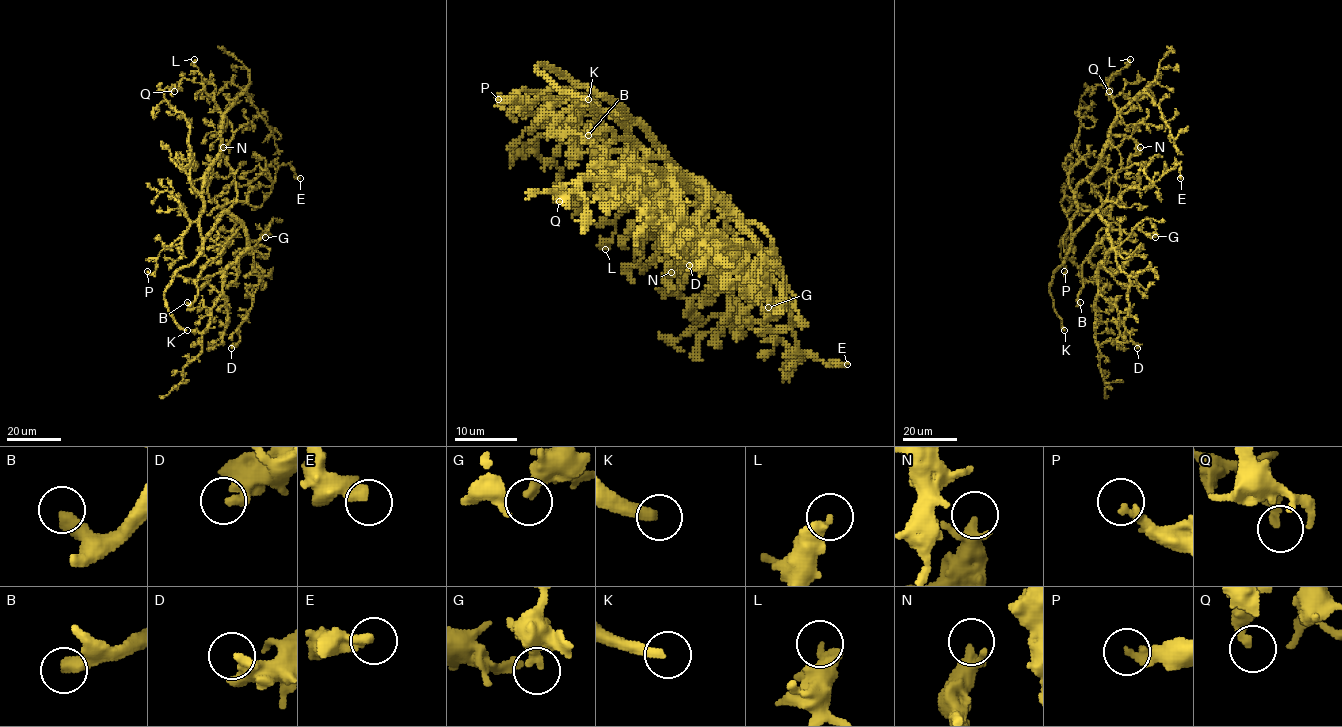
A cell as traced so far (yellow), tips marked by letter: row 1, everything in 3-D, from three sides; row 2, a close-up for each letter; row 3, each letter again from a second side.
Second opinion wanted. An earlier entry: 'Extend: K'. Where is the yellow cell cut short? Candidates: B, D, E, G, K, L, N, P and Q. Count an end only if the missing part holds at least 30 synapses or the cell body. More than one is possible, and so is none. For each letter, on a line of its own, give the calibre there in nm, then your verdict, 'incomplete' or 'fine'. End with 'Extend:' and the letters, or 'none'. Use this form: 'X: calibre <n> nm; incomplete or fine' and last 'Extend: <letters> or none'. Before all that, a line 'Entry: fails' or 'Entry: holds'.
Entry: holds
B: calibre 420 nm; fine
D: calibre 360 nm; fine
E: calibre 340 nm; fine
G: calibre 360 nm; fine
K: calibre 340 nm; incomplete
L: calibre 400 nm; fine
N: calibre 280 nm; fine
P: calibre 280 nm; fine
Q: calibre 280 nm; fine
Extend: K

